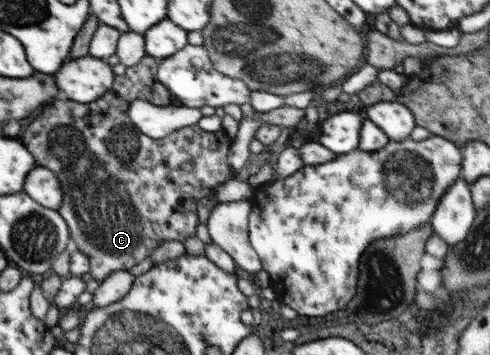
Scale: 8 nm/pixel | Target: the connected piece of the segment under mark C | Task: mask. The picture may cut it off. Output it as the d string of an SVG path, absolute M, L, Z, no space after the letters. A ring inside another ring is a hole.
M148 55L144 56L136 65L127 68L126 74L118 75L114 77L114 82L111 88L106 91L102 97L92 101L92 103L76 103L76 101L54 101L52 105L48 105L24 131L22 135L22 143L26 145L26 149L34 155L36 163L42 165L42 167L48 167L56 173L60 185L62 185L62 191L66 193L58 213L65 219L65 223L68 223L69 232L71 238L76 242L77 249L88 256L90 264L90 273L93 275L94 280L104 280L113 271L119 269L130 269L134 265L138 265L140 261L144 261L144 258L150 257L151 253L165 241L179 241L183 242L188 236L194 236L196 233L196 227L198 227L199 221L197 217L196 204L202 199L202 197L208 197L214 195L217 191L217 187L234 179L238 174L229 164L228 152L231 146L231 137L222 129L217 132L204 131L198 124L189 125L180 131L172 132L170 135L151 141L146 135L143 135L141 130L132 123L130 116L128 115L128 108L135 99L146 100L155 103L157 106L168 105L170 101L170 92L168 88L162 83L156 81L156 72L158 63L155 62L156 58ZM150 221L150 237L146 235L144 237L144 229L146 229L146 223Z

